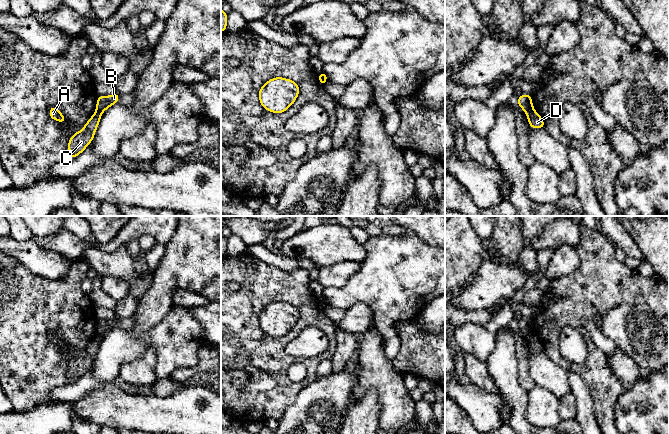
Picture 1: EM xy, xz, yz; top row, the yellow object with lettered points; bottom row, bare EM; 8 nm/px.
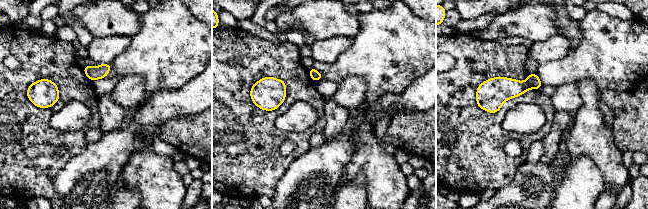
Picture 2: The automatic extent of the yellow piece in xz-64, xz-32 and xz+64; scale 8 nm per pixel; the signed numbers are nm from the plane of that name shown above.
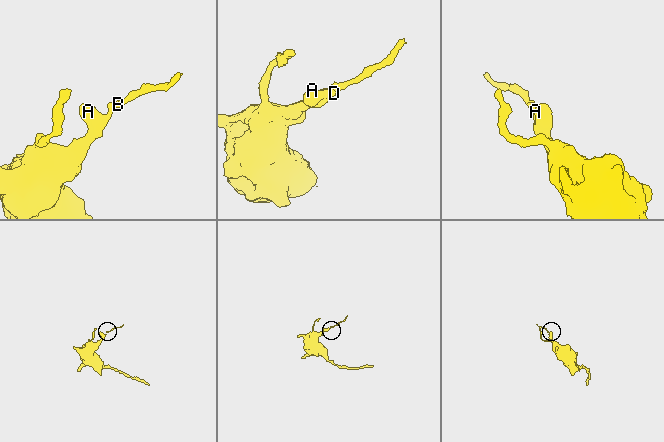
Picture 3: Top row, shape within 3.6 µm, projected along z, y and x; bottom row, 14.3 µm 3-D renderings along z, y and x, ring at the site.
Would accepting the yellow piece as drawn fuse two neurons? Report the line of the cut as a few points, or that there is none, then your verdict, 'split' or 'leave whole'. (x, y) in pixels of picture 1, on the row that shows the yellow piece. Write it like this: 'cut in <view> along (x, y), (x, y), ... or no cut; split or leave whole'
no cut; leave whole

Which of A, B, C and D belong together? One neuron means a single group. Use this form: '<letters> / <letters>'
A B C D

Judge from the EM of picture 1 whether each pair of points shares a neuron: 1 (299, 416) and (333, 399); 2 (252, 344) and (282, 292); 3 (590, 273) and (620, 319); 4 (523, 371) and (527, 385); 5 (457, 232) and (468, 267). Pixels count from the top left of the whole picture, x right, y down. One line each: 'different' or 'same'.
1: same
2: same
3: different
4: same
5: same

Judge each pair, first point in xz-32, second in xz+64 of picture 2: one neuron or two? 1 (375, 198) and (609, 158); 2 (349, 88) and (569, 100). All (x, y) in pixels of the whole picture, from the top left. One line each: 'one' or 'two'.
1: one
2: one

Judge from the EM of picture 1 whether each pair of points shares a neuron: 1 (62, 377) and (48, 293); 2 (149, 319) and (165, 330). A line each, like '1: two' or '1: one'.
1: one
2: two

